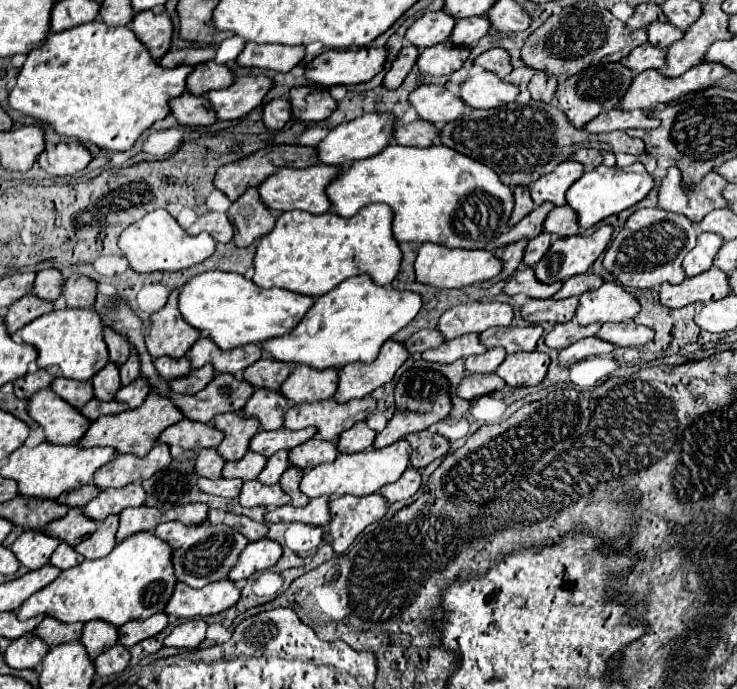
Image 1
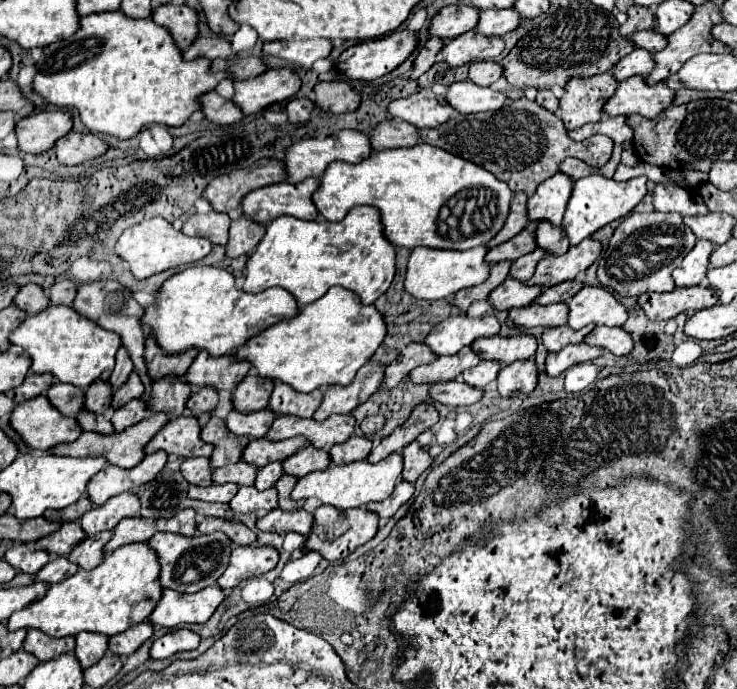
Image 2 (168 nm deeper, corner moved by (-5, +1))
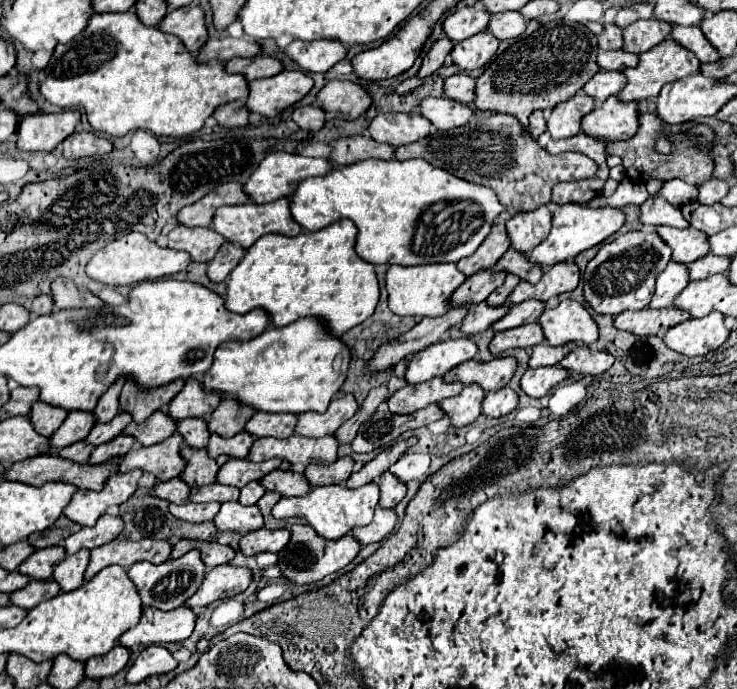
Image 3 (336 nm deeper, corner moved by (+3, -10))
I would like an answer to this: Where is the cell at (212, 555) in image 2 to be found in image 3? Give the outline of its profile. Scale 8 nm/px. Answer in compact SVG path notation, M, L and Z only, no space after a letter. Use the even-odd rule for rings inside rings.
M191 550L185 556L177 558L177 560L167 560L159 566L153 566L149 562L137 562L127 570L129 578L133 580L143 606L151 606L151 608L159 608L159 610L173 610L185 604L185 600L191 598L191 594L199 588L199 584L203 582L203 574L205 574L205 566L199 558L199 552Z

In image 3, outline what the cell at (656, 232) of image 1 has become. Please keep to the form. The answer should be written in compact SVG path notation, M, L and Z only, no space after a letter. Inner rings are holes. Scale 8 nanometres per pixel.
M645 228L627 232L601 246L597 256L587 264L583 272L583 296L585 302L597 314L617 316L625 310L645 308L653 298L657 274L671 262L671 248L657 236L655 230Z

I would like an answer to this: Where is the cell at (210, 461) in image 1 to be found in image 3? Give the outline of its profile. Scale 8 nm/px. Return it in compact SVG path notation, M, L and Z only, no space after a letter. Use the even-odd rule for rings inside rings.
M173 478L169 482L159 482L149 490L151 496L157 496L161 500L173 502L173 504L185 504L189 502L189 486L185 486L179 478Z

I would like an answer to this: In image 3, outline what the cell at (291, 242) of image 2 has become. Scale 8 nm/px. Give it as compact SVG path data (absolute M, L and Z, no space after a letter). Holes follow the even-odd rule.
M351 220L333 222L319 232L301 232L295 238L261 236L231 270L225 308L235 314L261 308L277 328L311 316L321 320L329 334L341 338L347 330L363 324L379 302L375 268L359 260L355 236L357 228Z

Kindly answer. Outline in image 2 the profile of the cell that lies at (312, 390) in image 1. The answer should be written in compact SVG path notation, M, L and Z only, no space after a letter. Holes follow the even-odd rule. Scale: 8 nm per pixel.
M275 381L275 389L271 393L269 409L277 415L299 415L299 417L313 417L317 411L317 405L321 405L321 389L317 393L293 393L289 385L281 385L281 381Z

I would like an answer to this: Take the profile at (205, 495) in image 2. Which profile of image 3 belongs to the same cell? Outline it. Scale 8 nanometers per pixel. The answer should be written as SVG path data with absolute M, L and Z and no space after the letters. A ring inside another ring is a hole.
M193 502L169 504L169 512L177 520L201 524L201 522L209 522L209 520L215 518L215 514L219 512L219 504L217 502L209 502L209 504L193 504Z

